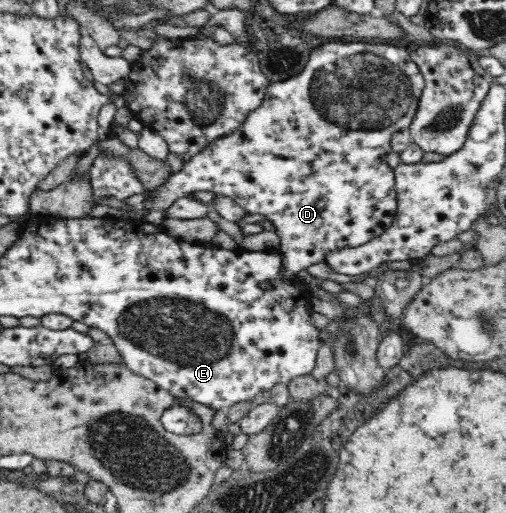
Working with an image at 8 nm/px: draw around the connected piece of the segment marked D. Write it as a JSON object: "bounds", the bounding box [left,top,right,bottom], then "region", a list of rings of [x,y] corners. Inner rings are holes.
{"bounds":[141,40,425,279],"region":[[[346,40],[338,42],[329,42],[322,44],[319,48],[311,50],[308,62],[304,69],[293,76],[293,78],[283,79],[270,83],[267,88],[267,94],[261,104],[261,107],[247,114],[239,130],[233,134],[227,134],[223,138],[217,138],[207,144],[199,154],[183,162],[183,168],[179,172],[172,174],[160,187],[150,189],[146,201],[141,208],[146,212],[143,218],[143,227],[152,228],[163,222],[165,216],[163,212],[167,210],[177,198],[189,193],[197,193],[198,190],[209,190],[216,194],[222,194],[232,198],[239,206],[243,207],[250,214],[263,214],[267,220],[273,224],[274,231],[279,235],[280,246],[278,249],[281,259],[283,259],[283,279],[296,278],[297,273],[312,264],[323,263],[327,253],[332,250],[345,249],[347,247],[361,246],[367,241],[373,240],[383,231],[391,226],[396,213],[399,211],[397,204],[397,193],[394,183],[394,169],[389,167],[385,156],[391,150],[391,137],[395,132],[408,129],[420,102],[421,93],[425,86],[423,73],[419,70],[415,61],[411,58],[410,52],[403,47],[397,47],[395,44],[370,44],[363,40]]]}

